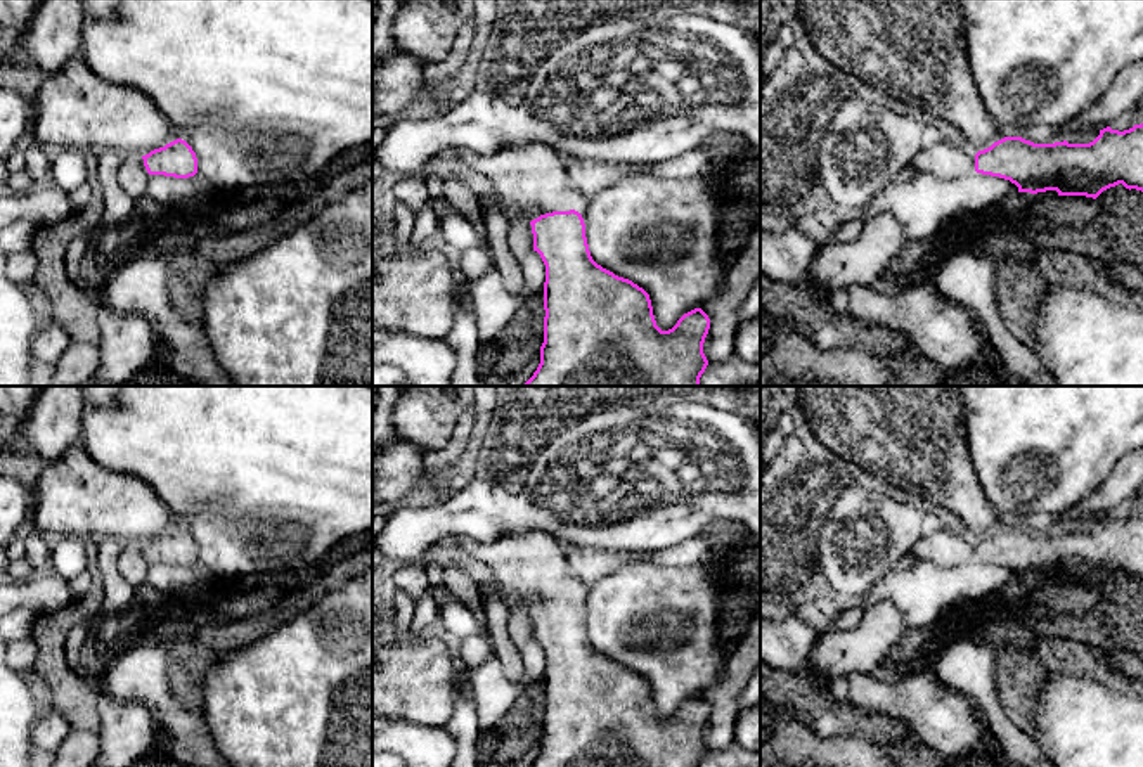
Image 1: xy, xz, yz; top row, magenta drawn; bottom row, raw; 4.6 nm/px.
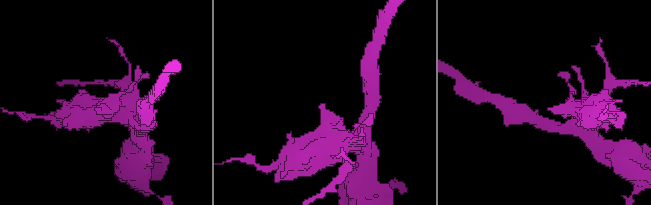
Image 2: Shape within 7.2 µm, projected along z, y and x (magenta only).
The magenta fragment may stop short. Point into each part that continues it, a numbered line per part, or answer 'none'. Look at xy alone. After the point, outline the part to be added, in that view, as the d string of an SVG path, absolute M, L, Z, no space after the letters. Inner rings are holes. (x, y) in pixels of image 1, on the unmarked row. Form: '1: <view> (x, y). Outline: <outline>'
none

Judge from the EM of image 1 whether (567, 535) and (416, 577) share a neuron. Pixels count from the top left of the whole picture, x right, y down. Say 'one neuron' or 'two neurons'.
two neurons

